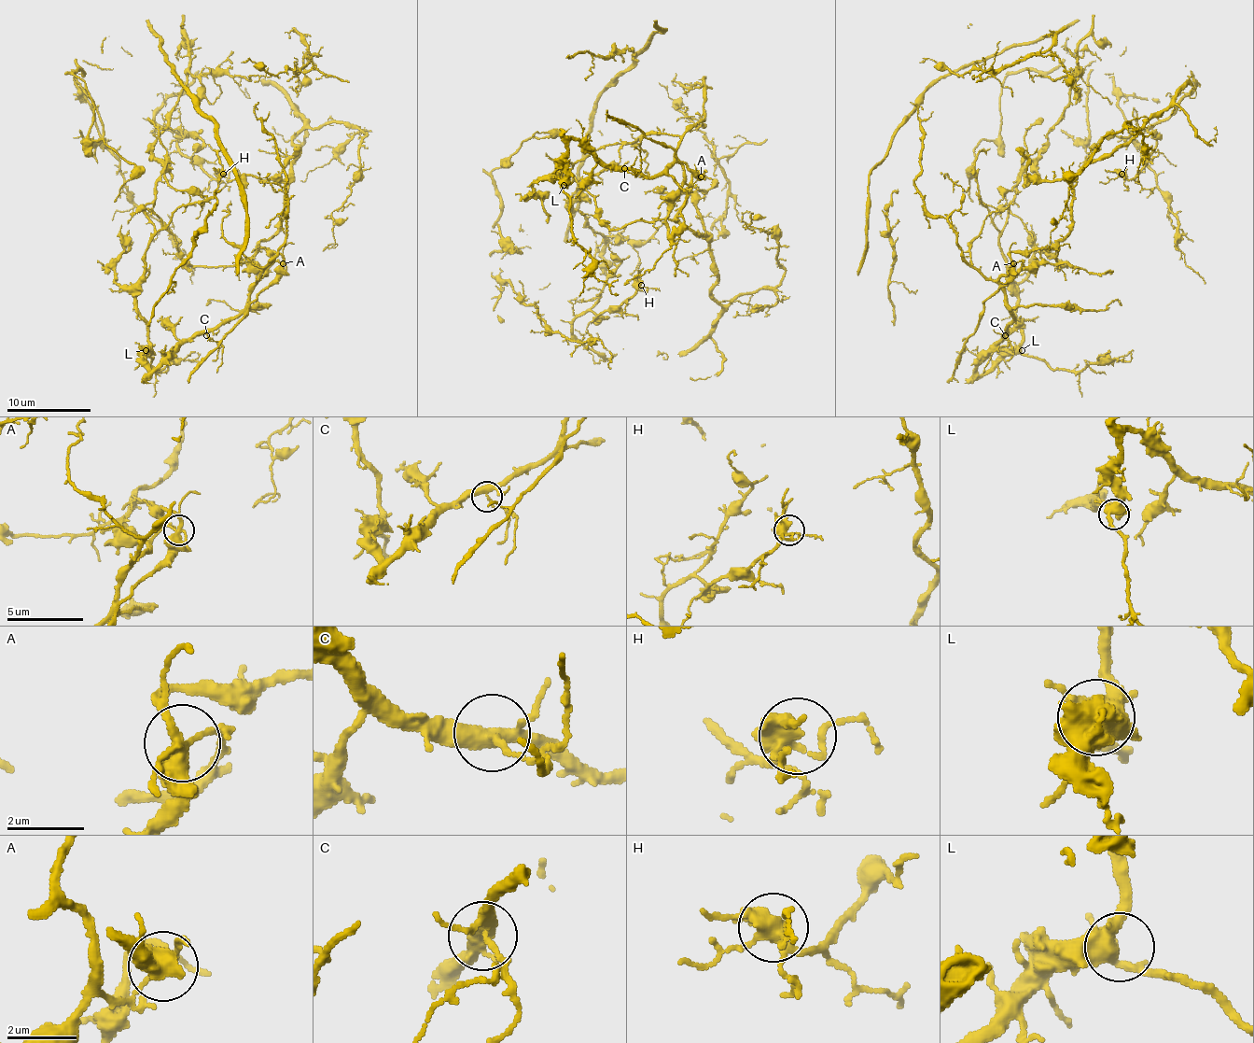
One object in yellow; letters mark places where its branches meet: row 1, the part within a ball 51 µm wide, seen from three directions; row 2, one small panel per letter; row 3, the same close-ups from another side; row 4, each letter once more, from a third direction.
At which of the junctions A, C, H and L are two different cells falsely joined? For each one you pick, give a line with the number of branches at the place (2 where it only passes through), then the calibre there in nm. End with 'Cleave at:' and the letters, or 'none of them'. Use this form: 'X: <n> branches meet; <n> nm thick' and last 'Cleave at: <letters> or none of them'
A: 4 branches meet; 360 nm thick
Cleave at: A

